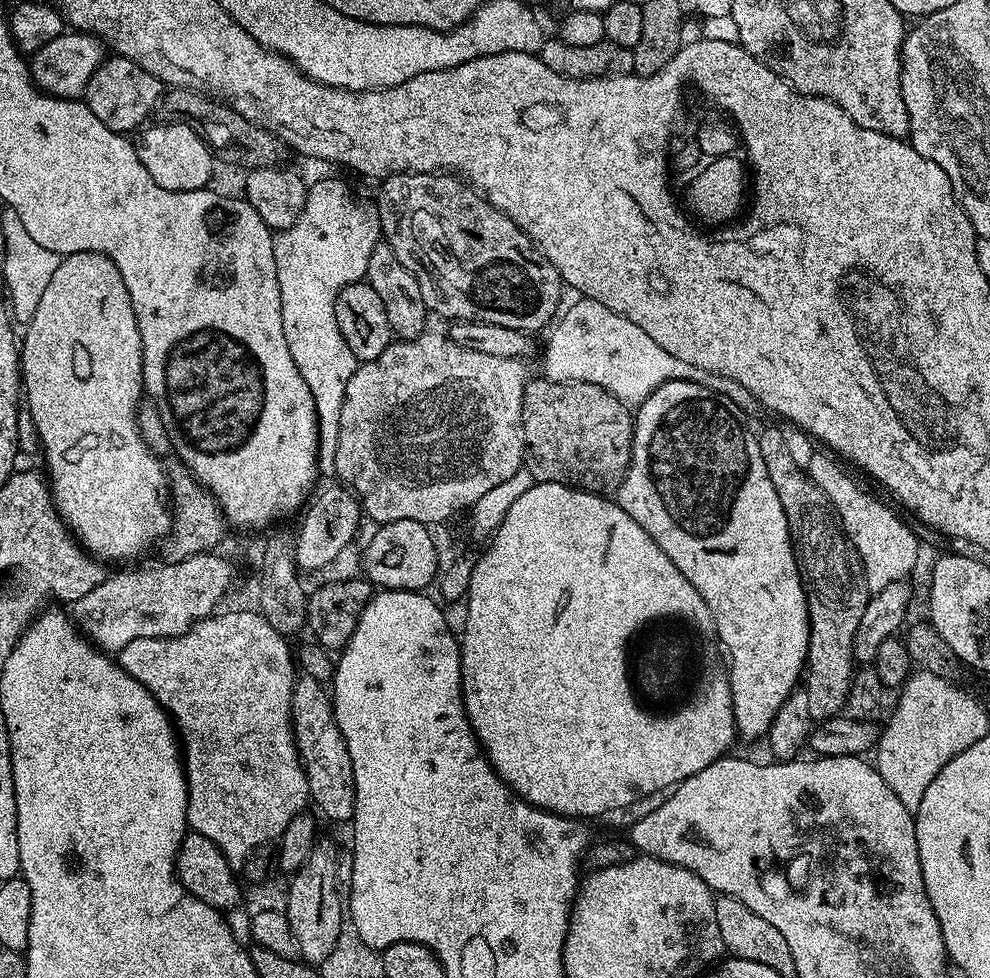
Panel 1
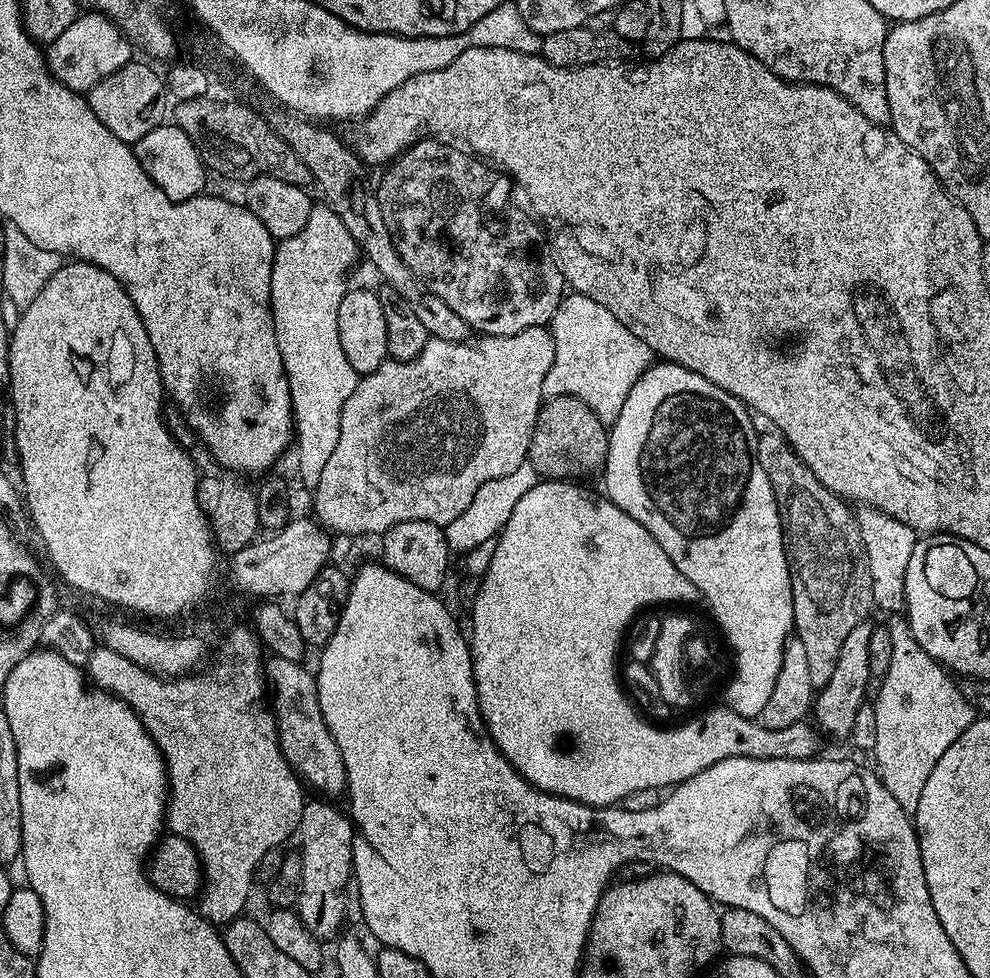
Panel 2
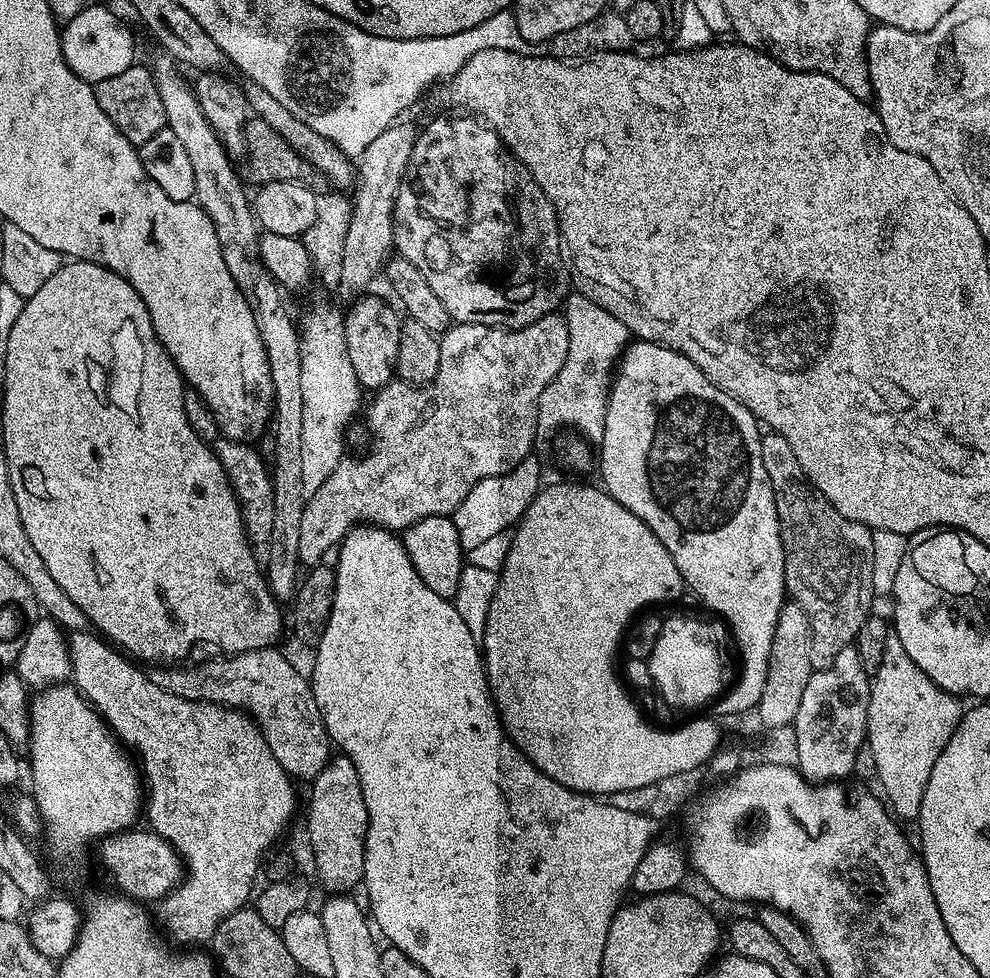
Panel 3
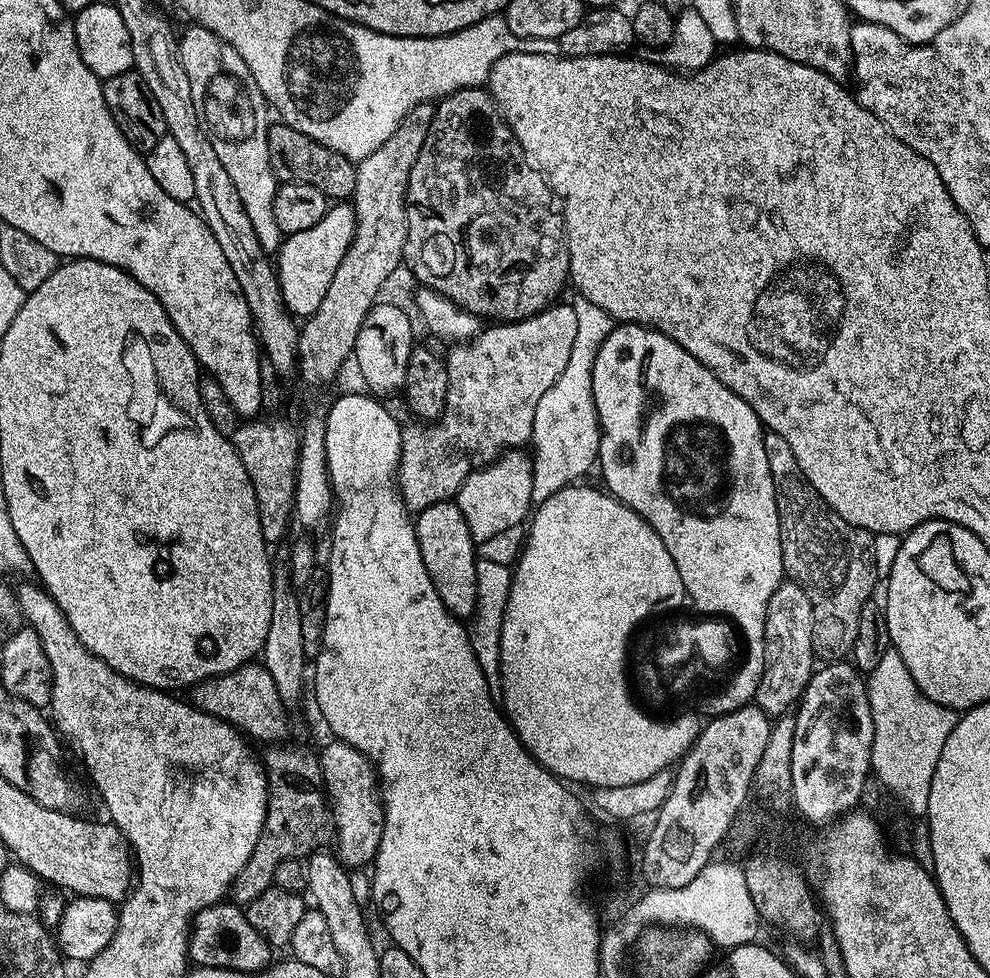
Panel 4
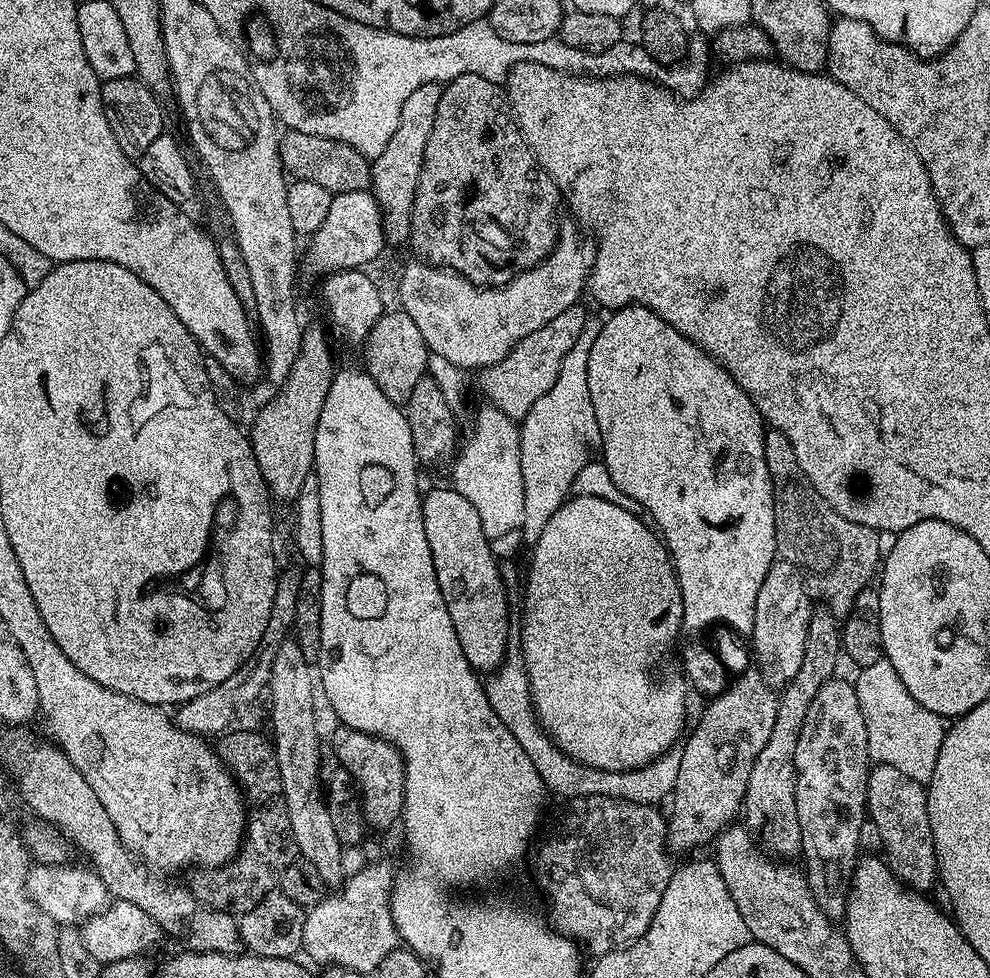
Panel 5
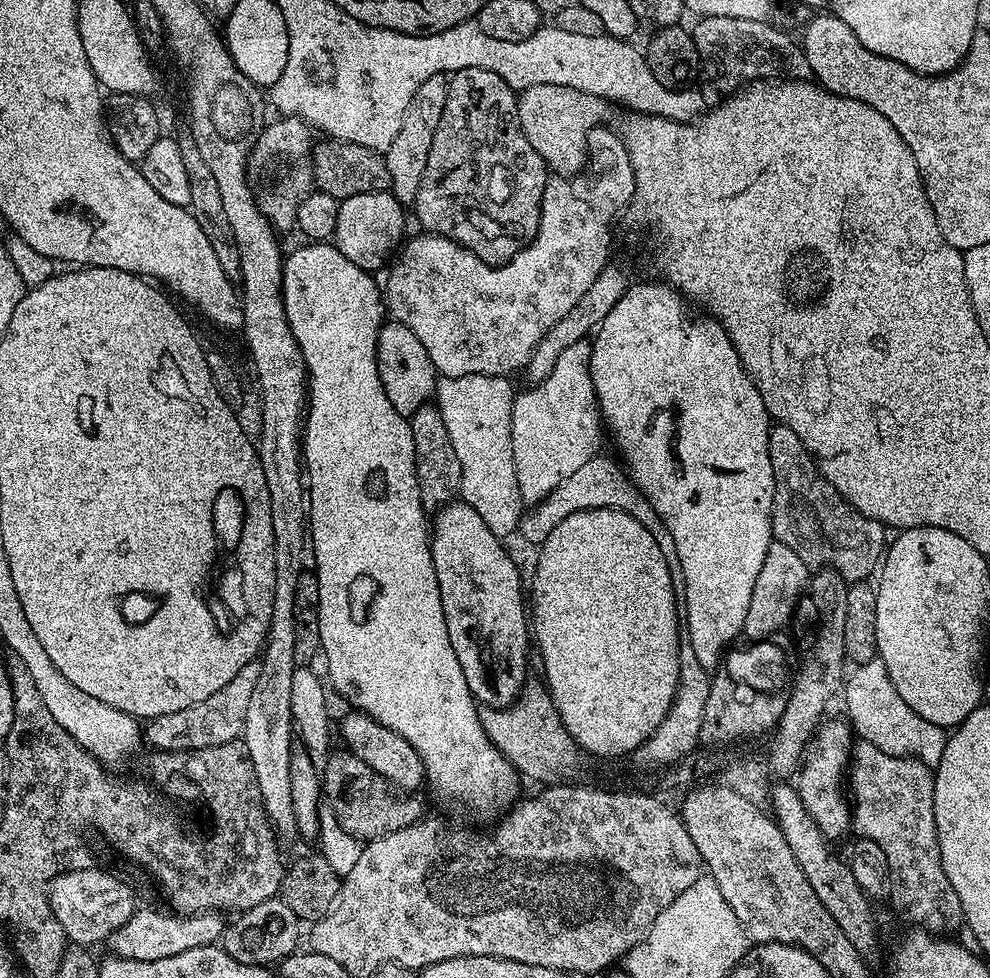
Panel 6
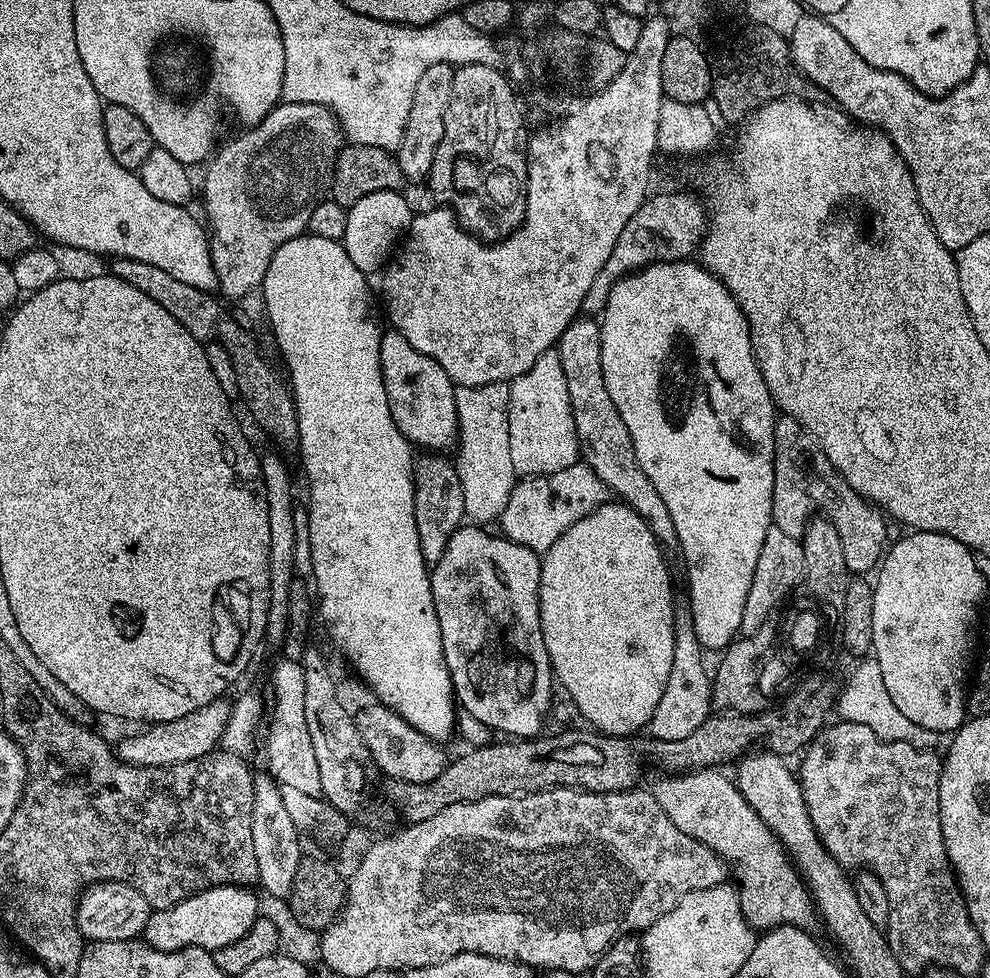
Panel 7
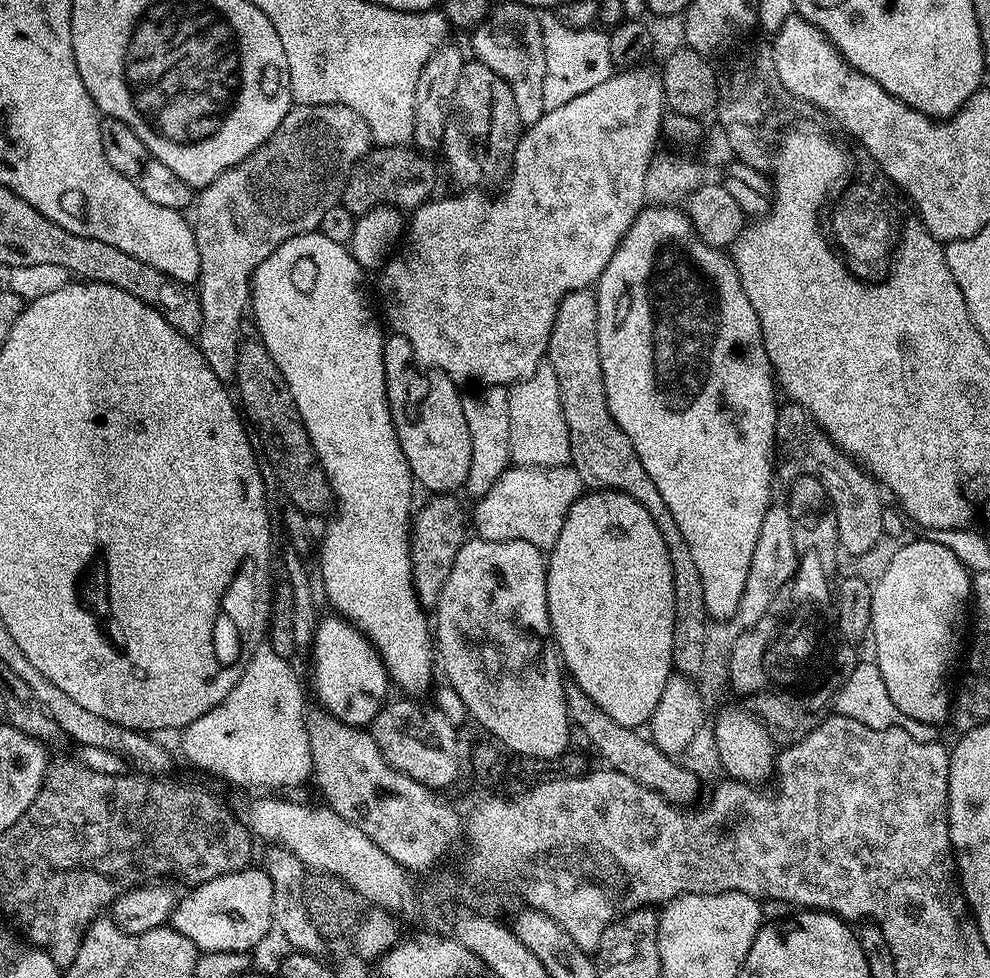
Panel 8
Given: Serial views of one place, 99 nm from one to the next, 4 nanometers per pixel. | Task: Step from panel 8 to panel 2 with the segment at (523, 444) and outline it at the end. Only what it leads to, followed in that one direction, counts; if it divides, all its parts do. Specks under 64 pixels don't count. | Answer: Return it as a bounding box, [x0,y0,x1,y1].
[542,292,654,426]

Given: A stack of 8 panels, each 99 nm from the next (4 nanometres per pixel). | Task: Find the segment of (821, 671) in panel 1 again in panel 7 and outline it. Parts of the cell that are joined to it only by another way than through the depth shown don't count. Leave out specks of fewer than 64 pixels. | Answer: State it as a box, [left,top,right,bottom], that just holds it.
[772,415,888,574]

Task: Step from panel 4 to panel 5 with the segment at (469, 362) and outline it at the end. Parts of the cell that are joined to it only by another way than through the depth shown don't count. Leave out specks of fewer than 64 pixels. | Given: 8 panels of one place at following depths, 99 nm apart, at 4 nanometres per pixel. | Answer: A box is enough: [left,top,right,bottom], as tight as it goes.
[479,302,590,422]

